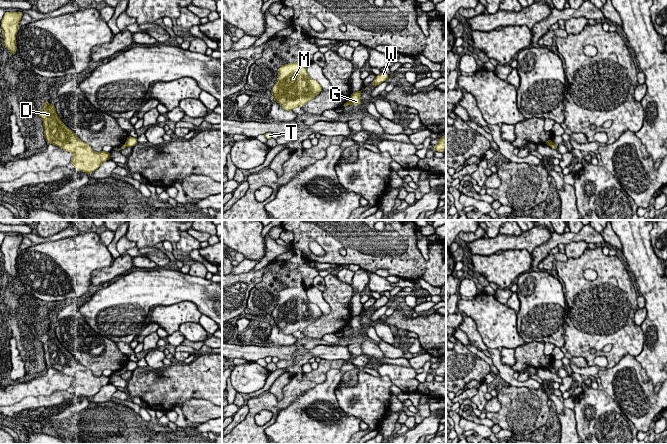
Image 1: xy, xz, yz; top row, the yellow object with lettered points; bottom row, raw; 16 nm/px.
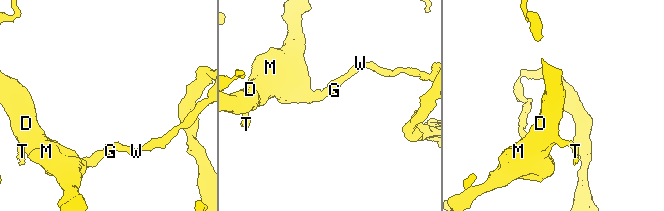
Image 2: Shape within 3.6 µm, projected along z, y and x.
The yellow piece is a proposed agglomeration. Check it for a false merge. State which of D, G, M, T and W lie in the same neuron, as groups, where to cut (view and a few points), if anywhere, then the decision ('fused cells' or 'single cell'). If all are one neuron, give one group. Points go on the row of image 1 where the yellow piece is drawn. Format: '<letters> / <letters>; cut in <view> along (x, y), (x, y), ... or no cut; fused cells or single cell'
D M T / G W; cut in xz along (349, 99), (351, 103); fused cells

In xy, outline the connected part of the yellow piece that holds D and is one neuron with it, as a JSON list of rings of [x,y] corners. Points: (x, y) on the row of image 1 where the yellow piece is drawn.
[[[45,101],[44,108],[39,112],[43,120],[46,141],[73,154],[73,166],[87,174],[91,174],[100,165],[110,159],[110,152],[94,152],[93,149],[81,141],[74,131],[68,128],[56,113],[55,105]]]

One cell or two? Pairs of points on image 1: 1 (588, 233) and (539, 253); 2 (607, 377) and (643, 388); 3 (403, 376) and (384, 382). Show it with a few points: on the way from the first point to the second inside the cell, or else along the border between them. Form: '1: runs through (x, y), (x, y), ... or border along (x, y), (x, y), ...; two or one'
1: runs through (576, 237), (556, 238), (551, 243); one
2: runs through (616, 381), (625, 382), (631, 388), (634, 388); one
3: border along (380, 375), (386, 375), (393, 383); two

